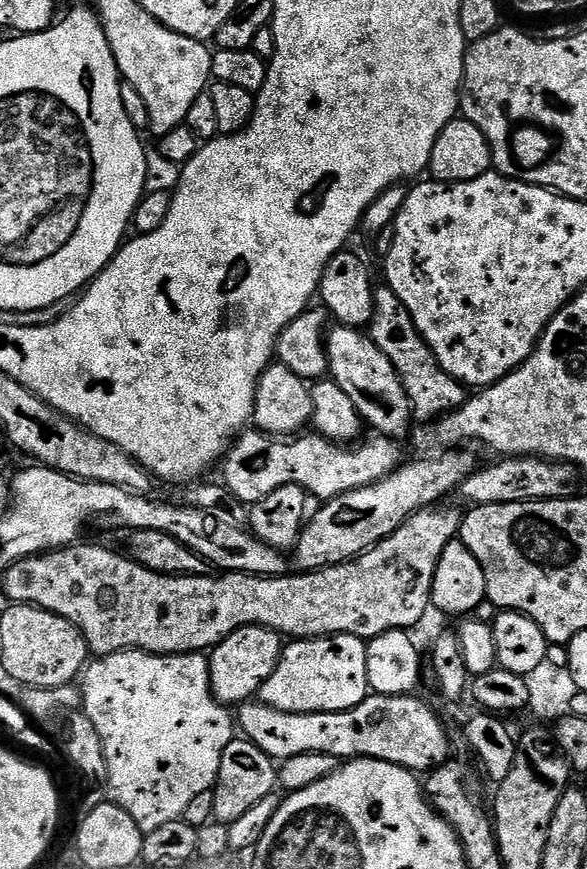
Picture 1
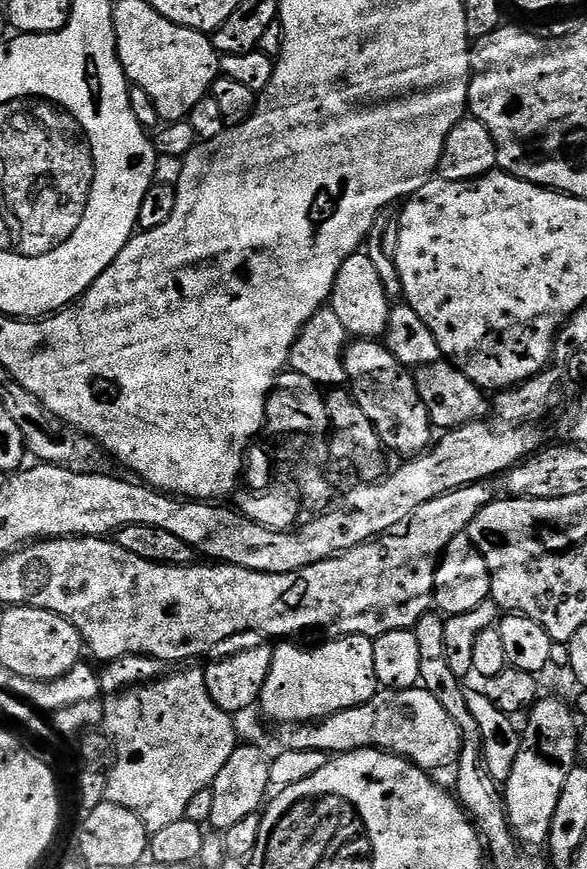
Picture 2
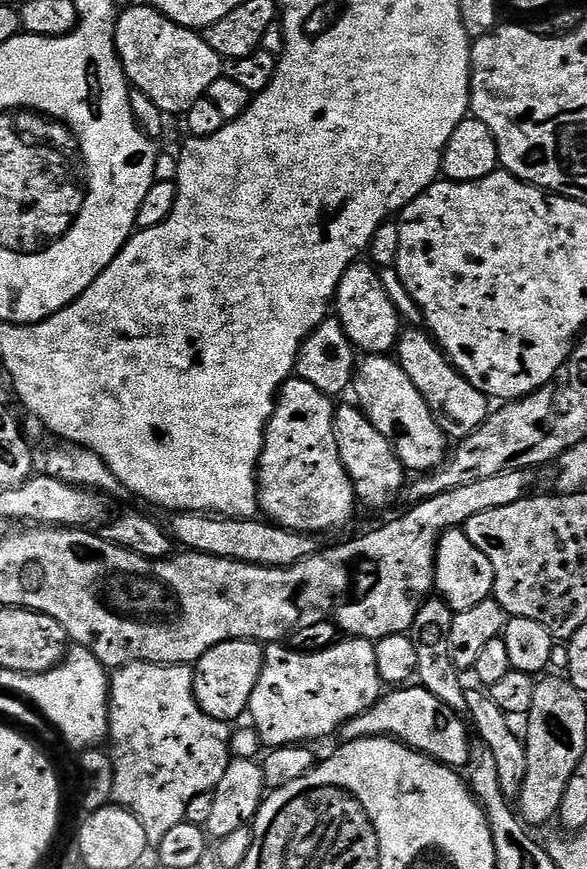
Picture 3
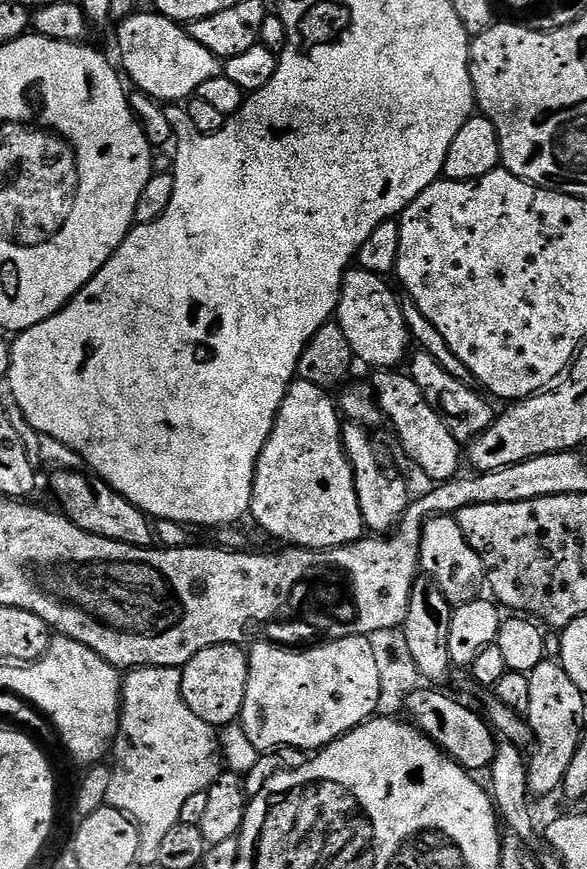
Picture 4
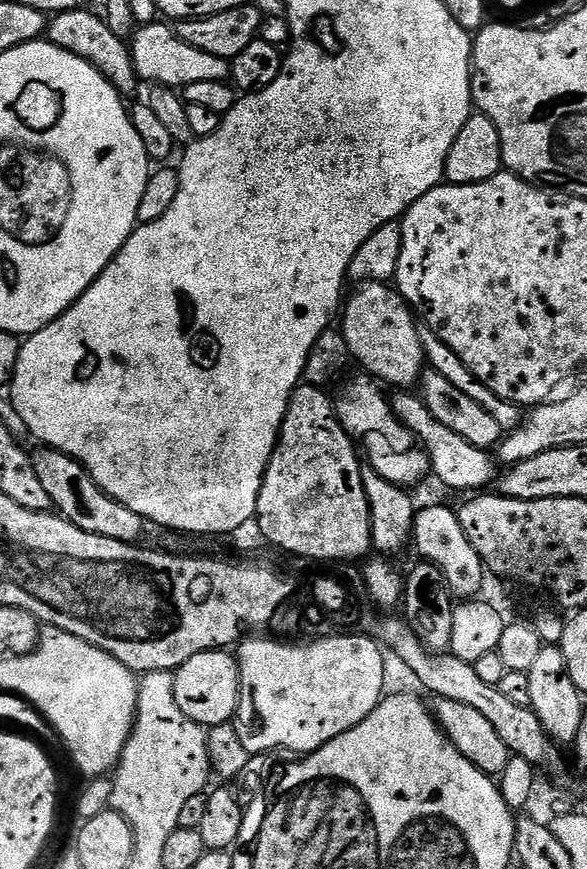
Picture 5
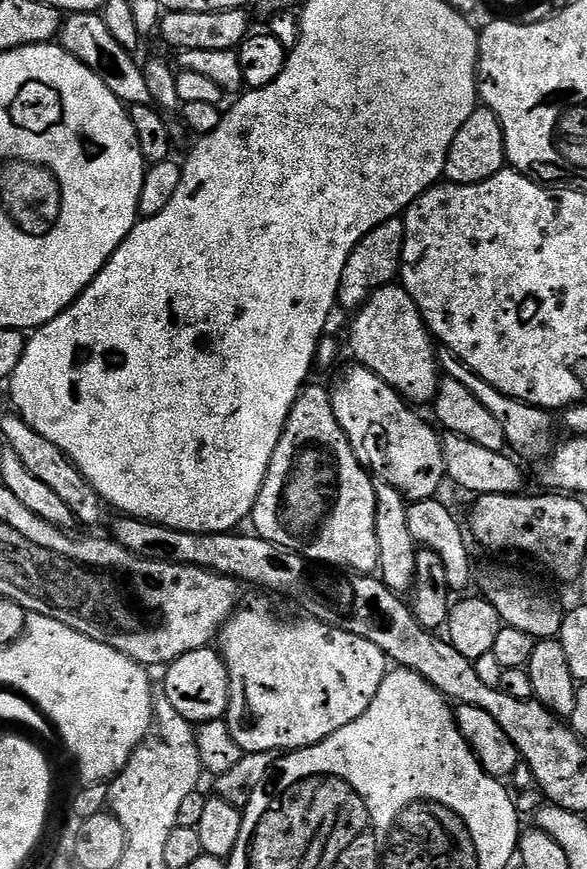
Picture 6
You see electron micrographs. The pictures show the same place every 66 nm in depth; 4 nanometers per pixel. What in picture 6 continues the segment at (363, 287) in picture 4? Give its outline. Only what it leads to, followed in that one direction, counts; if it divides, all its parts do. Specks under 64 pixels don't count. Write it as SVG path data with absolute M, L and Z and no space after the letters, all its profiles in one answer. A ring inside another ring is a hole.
M399 283L385 284L351 317L352 320L352 352L361 365L369 368L378 378L382 378L399 393L404 400L413 405L435 401L436 390L442 379L438 371L438 352L432 349L433 337L430 335L423 318L420 316L414 298Z

